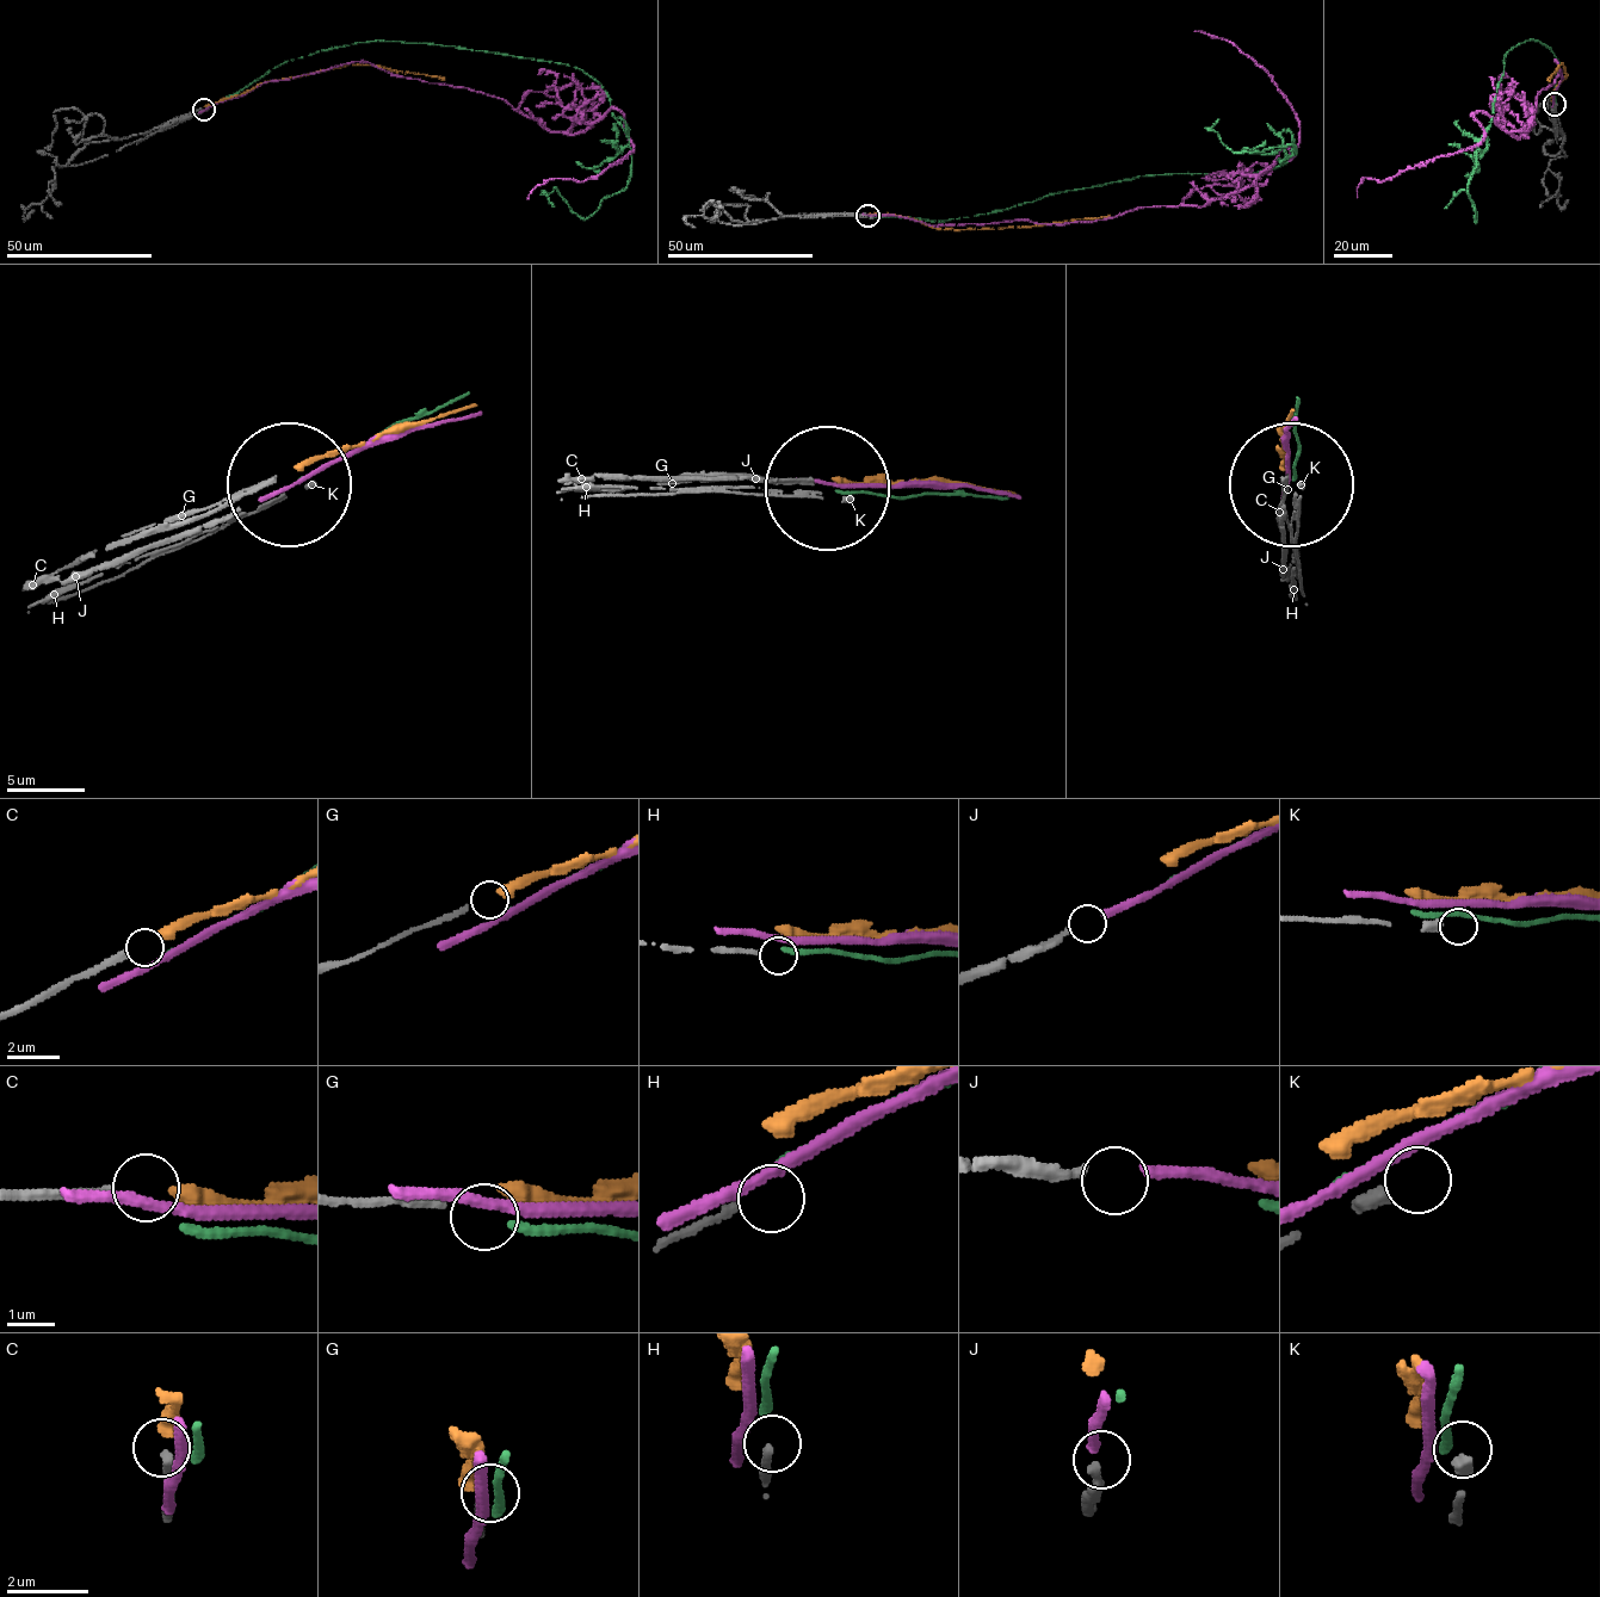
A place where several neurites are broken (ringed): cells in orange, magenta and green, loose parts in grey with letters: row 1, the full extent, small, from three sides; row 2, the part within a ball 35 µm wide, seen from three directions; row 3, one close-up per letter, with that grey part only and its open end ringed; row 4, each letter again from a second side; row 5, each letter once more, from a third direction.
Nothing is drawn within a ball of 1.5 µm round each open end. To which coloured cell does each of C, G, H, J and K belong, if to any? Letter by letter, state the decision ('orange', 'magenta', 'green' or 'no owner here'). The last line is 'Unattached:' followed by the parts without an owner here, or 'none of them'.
C: orange
G: no owner here
H: no owner here
J: magenta
K: no owner here
Unattached: G, H, K

